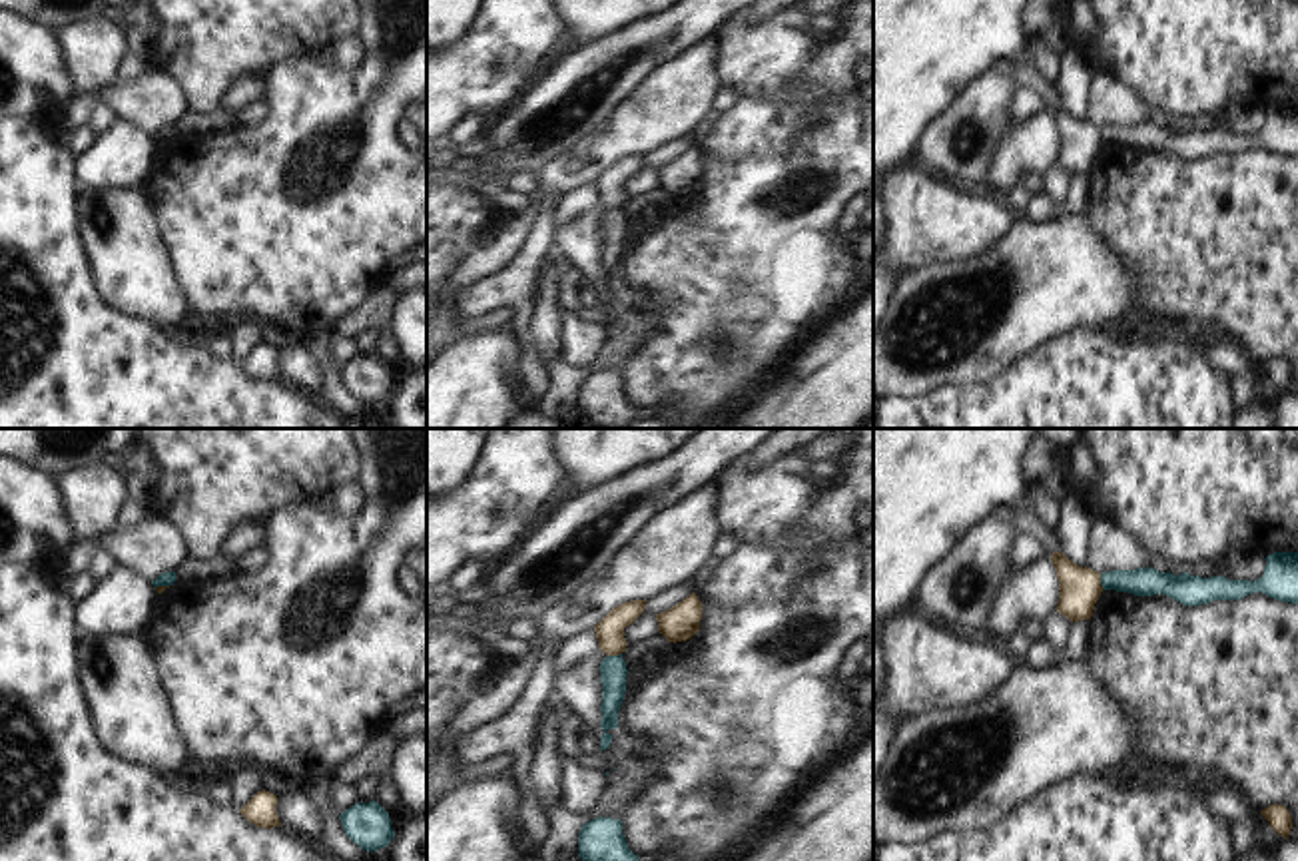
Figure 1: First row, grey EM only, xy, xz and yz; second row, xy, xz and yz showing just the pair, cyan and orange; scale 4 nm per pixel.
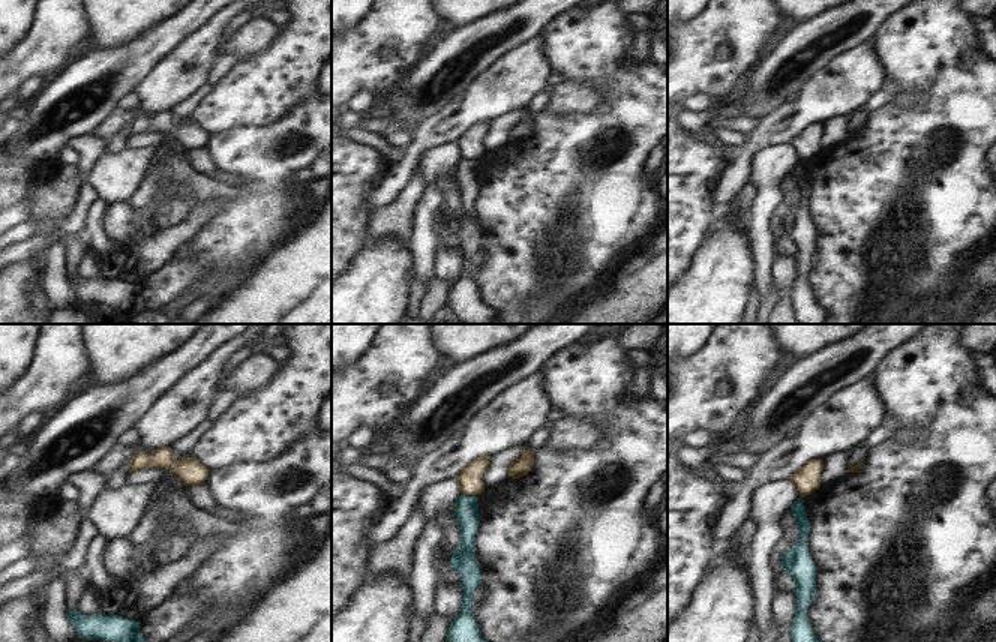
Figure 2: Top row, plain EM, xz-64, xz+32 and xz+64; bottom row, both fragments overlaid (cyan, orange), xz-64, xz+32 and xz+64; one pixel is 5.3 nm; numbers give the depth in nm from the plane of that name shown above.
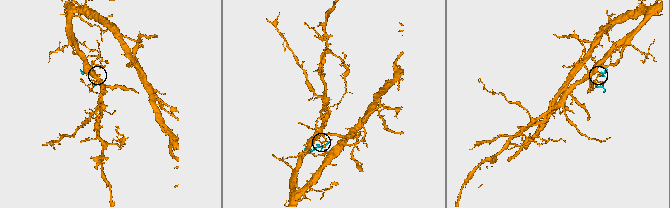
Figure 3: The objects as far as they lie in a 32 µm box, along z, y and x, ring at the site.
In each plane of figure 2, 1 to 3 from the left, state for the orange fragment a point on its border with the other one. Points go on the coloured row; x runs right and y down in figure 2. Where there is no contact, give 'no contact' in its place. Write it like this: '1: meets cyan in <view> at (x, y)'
1: no contact
2: meets cyan in xz+32 at (470, 495)
3: no contact

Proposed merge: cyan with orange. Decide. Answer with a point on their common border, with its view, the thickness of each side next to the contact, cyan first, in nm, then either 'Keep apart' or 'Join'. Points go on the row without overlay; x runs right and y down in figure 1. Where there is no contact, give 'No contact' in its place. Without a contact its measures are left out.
Touches cyan at xz (613, 210). Thickness 110 nm (cyan) against 110 nm. Keep apart

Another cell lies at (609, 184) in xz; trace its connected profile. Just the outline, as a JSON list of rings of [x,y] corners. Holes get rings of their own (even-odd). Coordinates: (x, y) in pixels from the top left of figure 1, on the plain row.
[[[630,153],[612,161],[596,179],[594,187],[598,201],[606,209],[618,209],[626,203],[624,181],[630,179],[642,165],[646,153]]]

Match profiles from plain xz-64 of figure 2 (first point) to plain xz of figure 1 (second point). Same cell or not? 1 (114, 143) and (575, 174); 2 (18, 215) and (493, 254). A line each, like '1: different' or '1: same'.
1: different
2: same

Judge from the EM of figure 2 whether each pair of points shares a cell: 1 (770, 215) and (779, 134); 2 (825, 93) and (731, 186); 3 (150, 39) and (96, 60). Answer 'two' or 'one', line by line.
1: two
2: one
3: one

